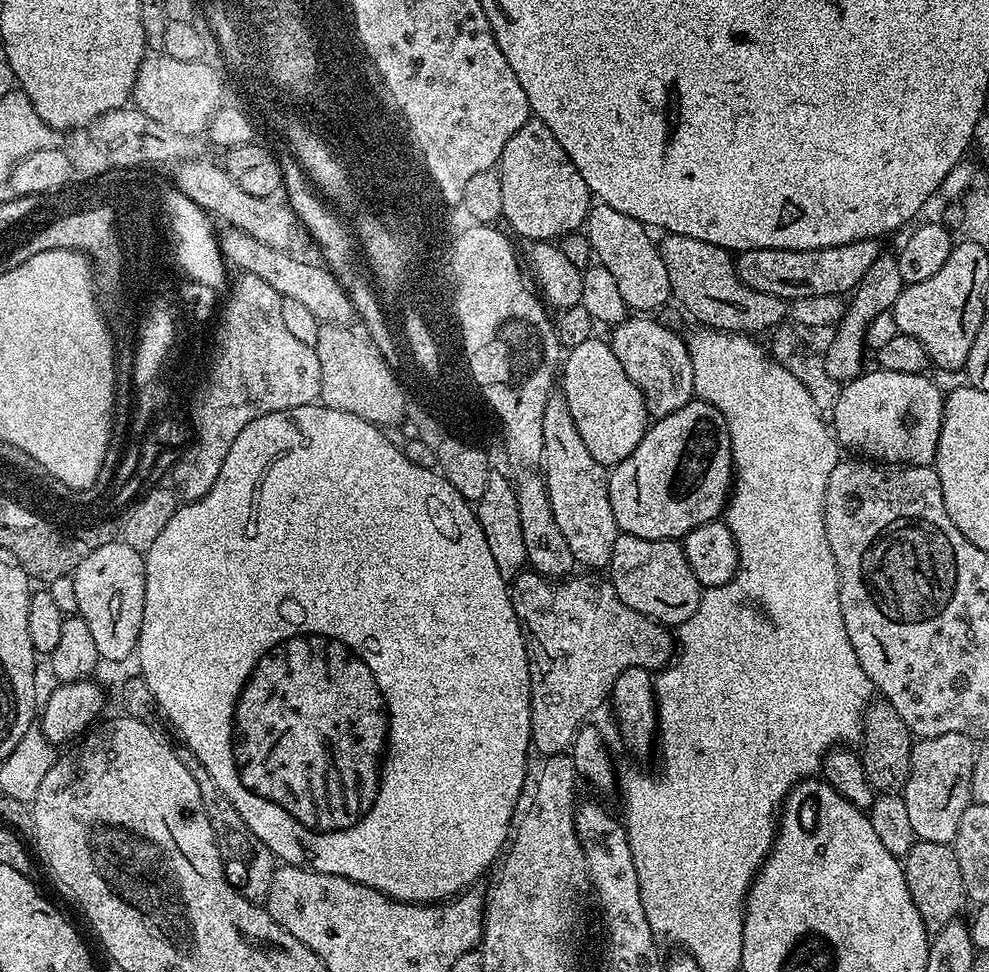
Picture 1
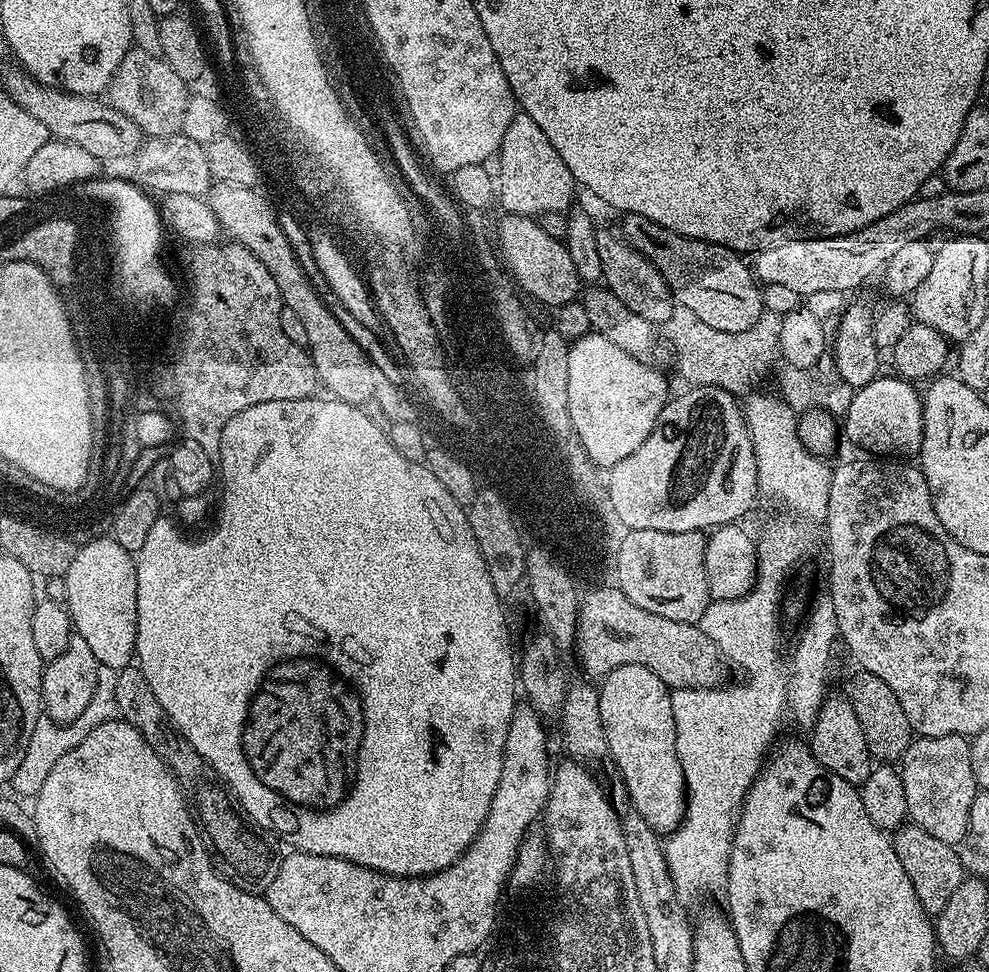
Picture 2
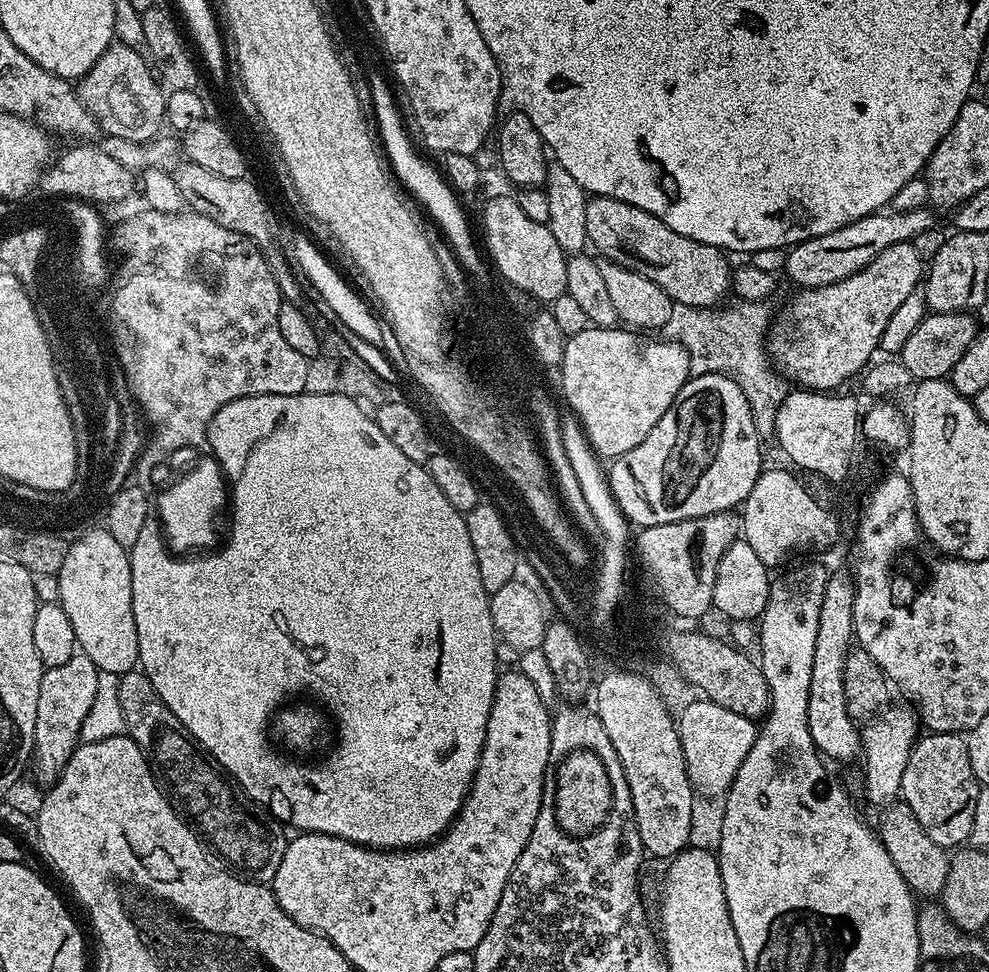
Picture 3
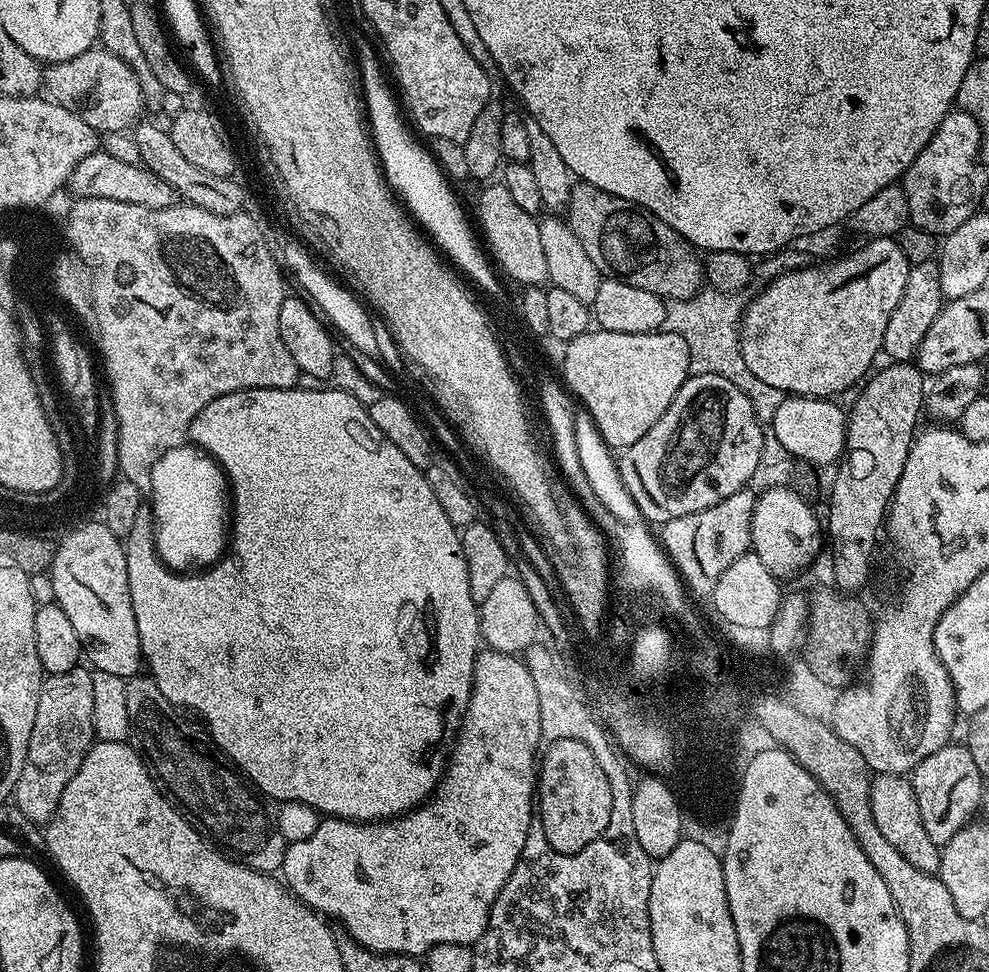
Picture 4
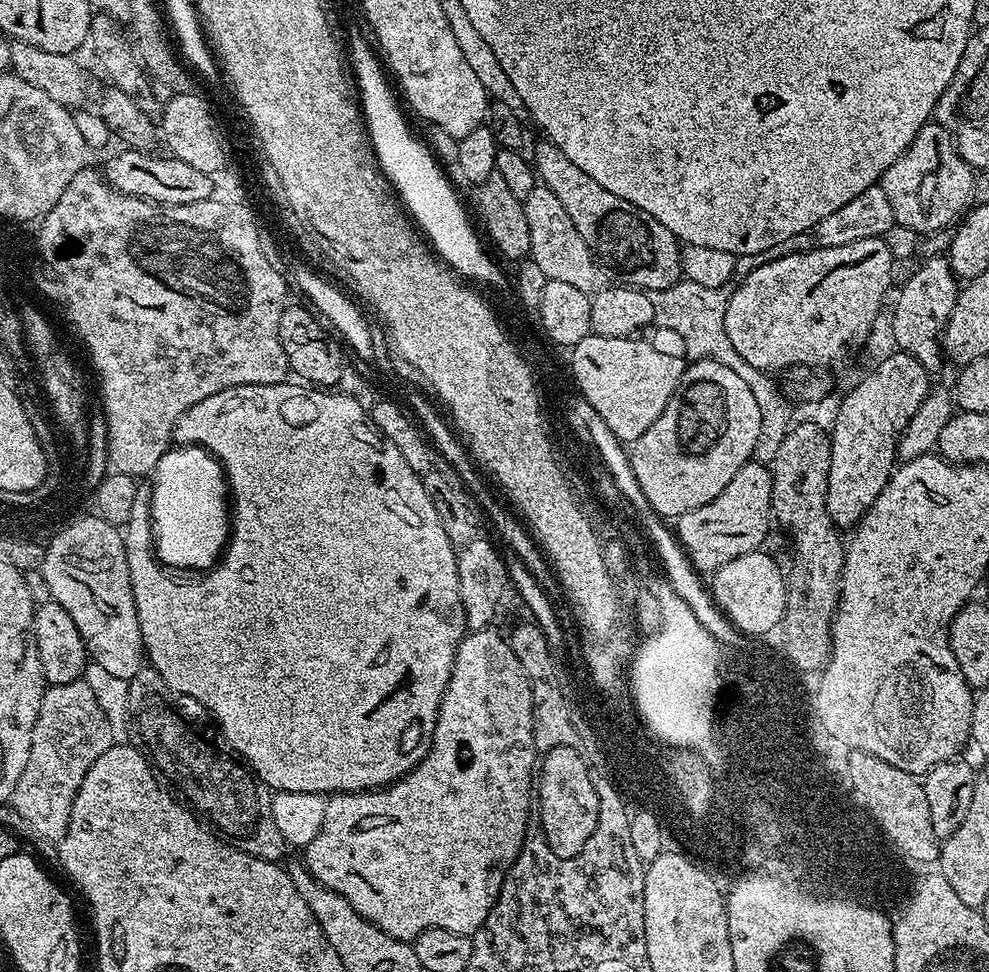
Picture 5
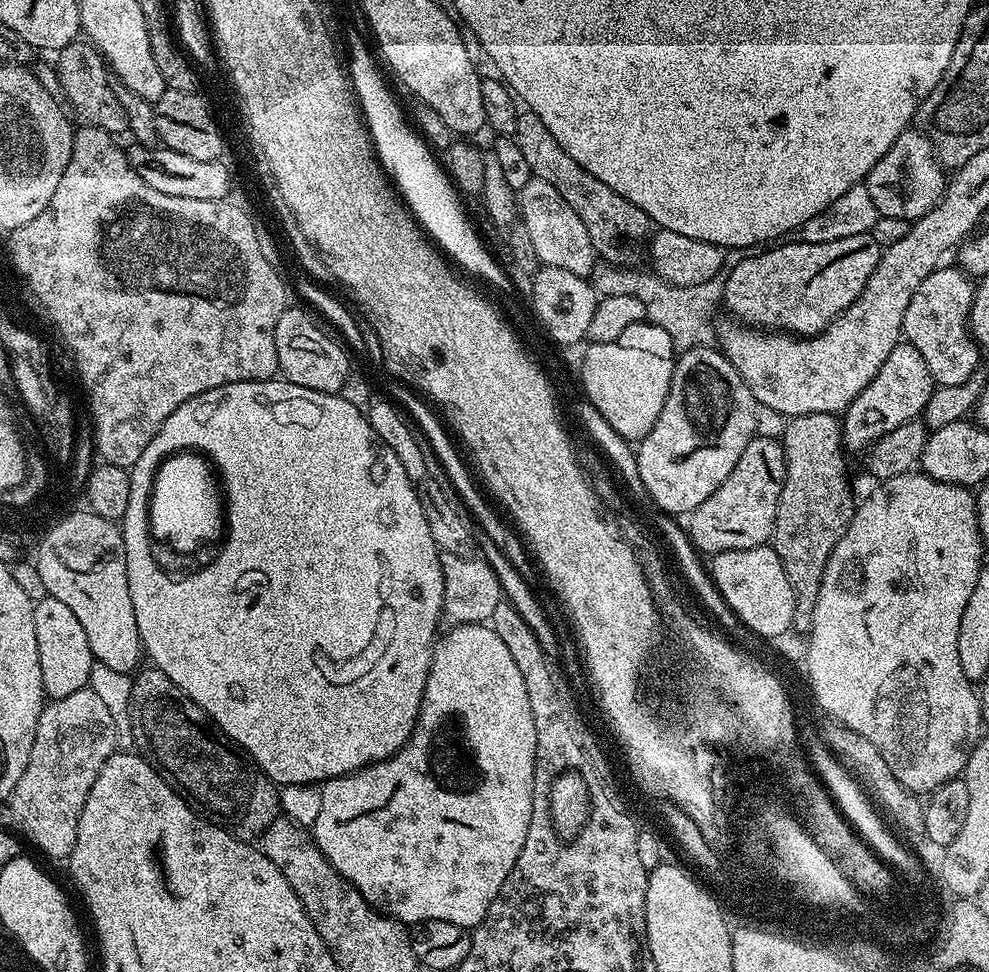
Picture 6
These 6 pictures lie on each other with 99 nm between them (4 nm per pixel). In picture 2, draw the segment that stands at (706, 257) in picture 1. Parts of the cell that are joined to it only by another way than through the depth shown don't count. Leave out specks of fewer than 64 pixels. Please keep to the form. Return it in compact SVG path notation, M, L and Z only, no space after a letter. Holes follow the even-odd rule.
M625 215L621 220L624 221L618 227L619 235L662 274L679 307L698 314L698 318L702 318L706 326L714 326L714 330L745 332L758 322L766 310L764 293L753 269L744 265L745 257L741 253L709 240L683 236L658 222L650 222L650 218Z

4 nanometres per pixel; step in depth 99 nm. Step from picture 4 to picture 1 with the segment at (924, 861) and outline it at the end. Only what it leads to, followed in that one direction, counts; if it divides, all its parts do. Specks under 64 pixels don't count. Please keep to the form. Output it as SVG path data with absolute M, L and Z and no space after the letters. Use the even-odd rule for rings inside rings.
M917 840L903 857L904 877L906 886L910 886L910 898L914 898L914 906L922 918L922 922L928 928L929 933L941 932L951 920L957 919L961 915L960 907L966 904L964 895L964 883L962 882L962 870L958 870L958 858L951 844L939 844L938 842L926 842Z

